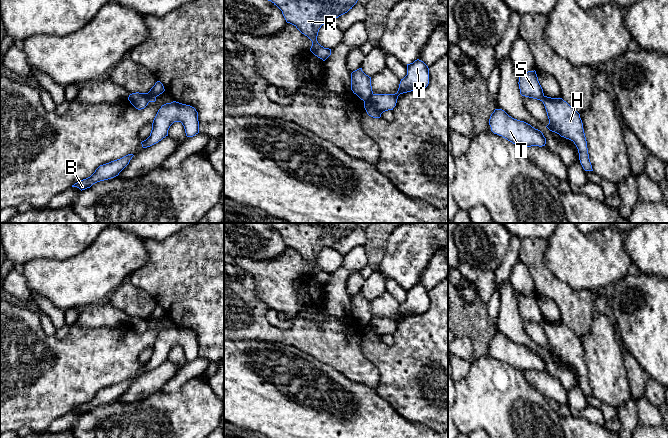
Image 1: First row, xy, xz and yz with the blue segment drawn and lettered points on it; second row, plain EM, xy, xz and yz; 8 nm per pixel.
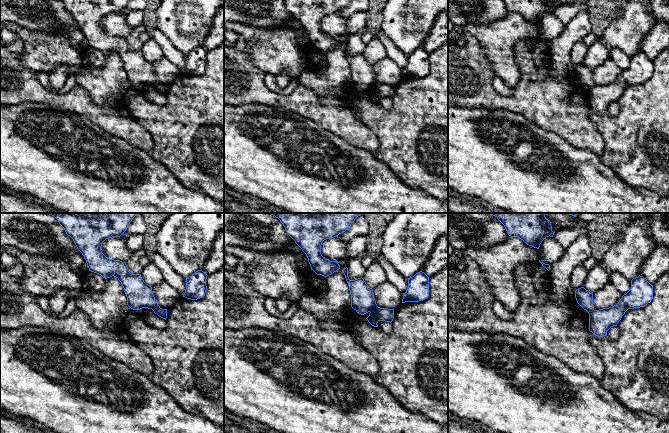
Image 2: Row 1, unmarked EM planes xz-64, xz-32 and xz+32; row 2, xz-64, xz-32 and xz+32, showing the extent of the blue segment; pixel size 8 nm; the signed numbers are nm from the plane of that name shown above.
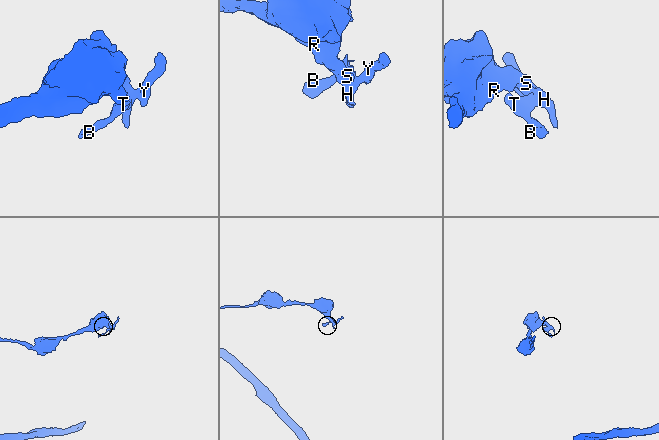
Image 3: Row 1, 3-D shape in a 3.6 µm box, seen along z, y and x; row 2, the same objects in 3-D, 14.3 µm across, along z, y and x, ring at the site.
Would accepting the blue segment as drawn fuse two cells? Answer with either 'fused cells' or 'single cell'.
fused cells

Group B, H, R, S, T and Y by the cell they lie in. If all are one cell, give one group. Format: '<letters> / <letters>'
B H T Y / R S

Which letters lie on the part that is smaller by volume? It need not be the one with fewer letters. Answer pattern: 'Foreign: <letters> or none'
Foreign: B, H, T, Y

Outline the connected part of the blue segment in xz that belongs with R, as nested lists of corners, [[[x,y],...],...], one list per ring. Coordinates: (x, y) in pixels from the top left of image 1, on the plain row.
[[[266,223],[276,229],[287,247],[294,249],[312,265],[310,275],[325,285],[331,273],[324,272],[317,265],[319,253],[324,248],[347,237],[358,223]]]

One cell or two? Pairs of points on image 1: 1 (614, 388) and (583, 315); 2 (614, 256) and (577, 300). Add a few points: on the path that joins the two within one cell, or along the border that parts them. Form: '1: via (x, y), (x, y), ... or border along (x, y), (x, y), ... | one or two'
1: border along (596, 312), (590, 329), (579, 337) | two
2: border along (564, 281), (576, 290), (601, 290) | two

